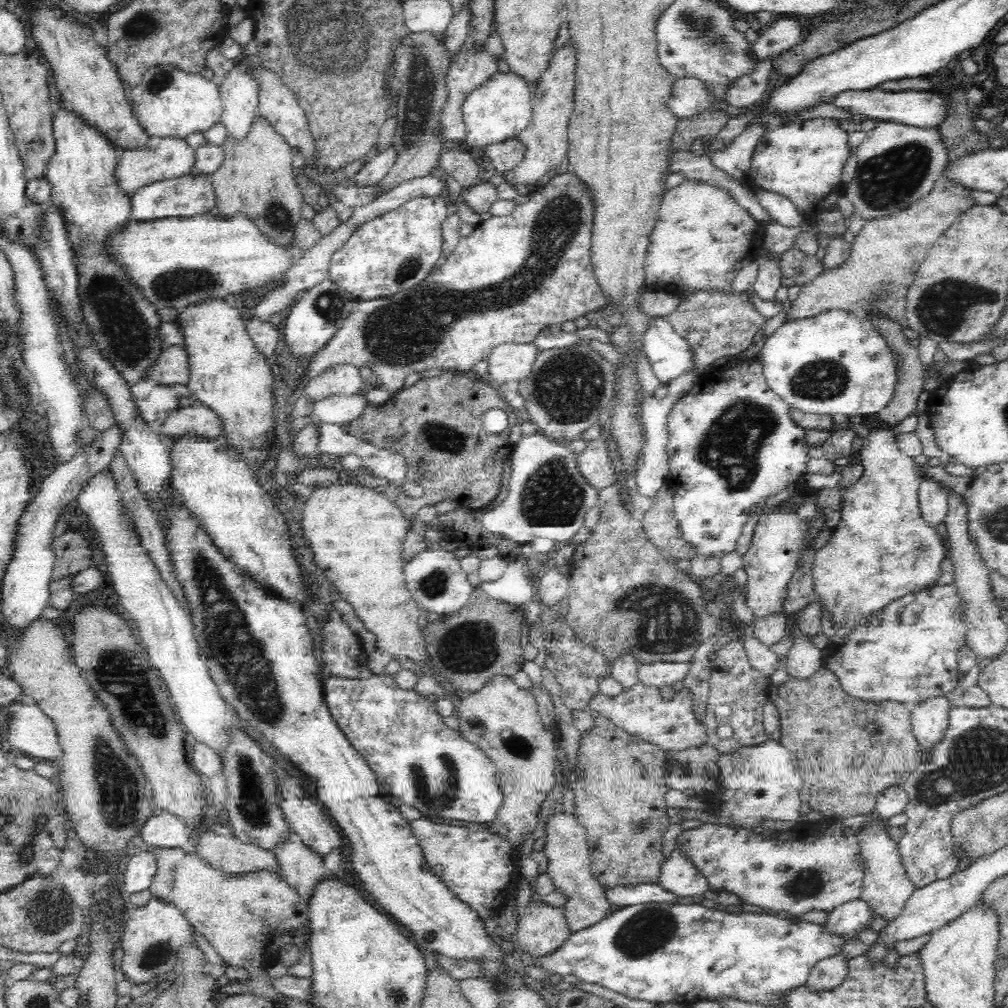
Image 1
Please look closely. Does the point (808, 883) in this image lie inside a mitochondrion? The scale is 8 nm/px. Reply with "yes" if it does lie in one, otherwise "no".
yes

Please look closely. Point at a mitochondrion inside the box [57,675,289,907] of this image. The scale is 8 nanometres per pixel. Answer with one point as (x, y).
(118, 787)

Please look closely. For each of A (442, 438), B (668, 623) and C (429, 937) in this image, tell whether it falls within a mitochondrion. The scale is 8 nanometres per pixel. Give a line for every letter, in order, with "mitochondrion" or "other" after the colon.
A: mitochondrion
B: mitochondrion
C: other

